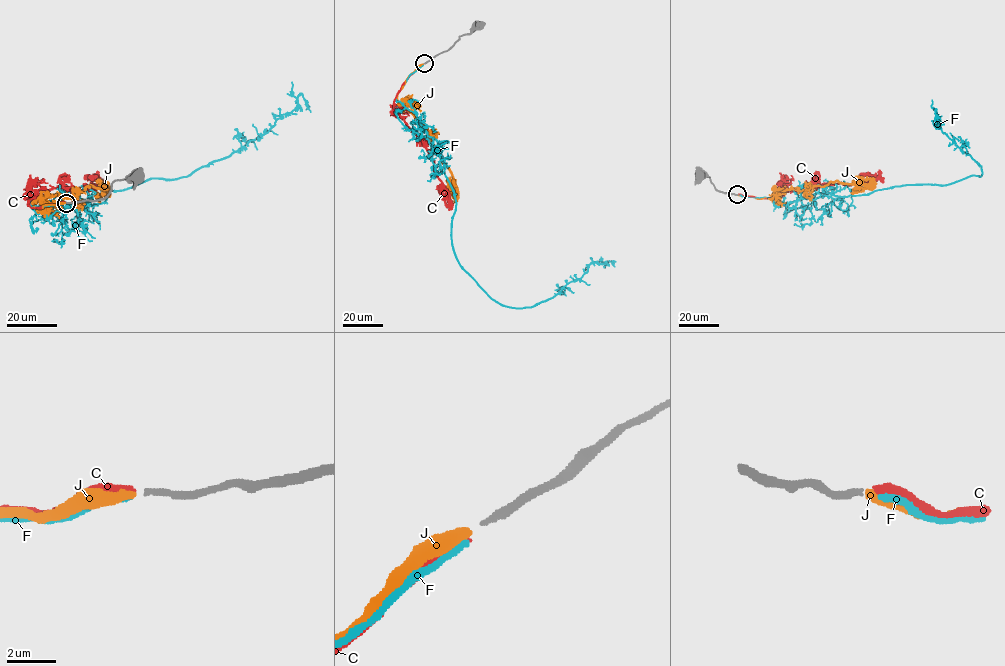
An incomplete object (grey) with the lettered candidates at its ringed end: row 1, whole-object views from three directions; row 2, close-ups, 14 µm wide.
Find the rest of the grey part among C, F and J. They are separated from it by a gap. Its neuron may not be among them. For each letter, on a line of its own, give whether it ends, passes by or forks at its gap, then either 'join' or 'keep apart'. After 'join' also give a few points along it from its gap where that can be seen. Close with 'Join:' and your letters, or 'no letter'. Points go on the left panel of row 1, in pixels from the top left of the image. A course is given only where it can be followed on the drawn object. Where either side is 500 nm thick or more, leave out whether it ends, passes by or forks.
C: it ends; keep apart
F: it ends; keep apart
J: it ends; join; course (65, 203), (39, 207), (32, 207), (31, 203), (40, 197), (69, 198), (89, 186), (107, 190), (99, 200)
Join: J

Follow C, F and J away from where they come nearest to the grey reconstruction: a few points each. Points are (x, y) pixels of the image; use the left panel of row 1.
C: (65, 202), (32, 207), (28, 200), (64, 185), (67, 190), (92, 189), (97, 181), (84, 176)
F: (65, 203), (31, 206), (55, 215), (104, 203), (103, 190), (187, 176), (265, 134), (301, 94), (311, 112)
J: (65, 203), (39, 207), (32, 207), (31, 203), (40, 197), (69, 198), (89, 186), (107, 190), (99, 200)

